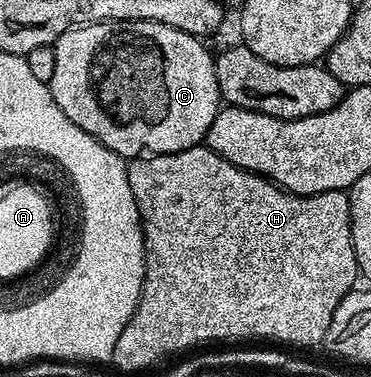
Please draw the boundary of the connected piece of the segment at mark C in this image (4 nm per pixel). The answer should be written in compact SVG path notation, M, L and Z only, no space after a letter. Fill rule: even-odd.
M100 21L94 25L84 25L59 35L59 39L53 42L55 71L47 84L55 103L59 103L59 111L63 111L63 115L67 115L67 119L71 119L71 123L83 127L83 131L87 131L87 135L91 135L96 141L103 143L103 147L115 151L123 158L136 159L142 155L183 151L204 142L211 123L215 123L217 110L222 108L223 105L219 83L213 70L215 57L212 52L209 54L209 49L205 44L206 42L202 38L192 37L187 31L179 31L175 27L167 27L163 23L151 23L150 21Z

